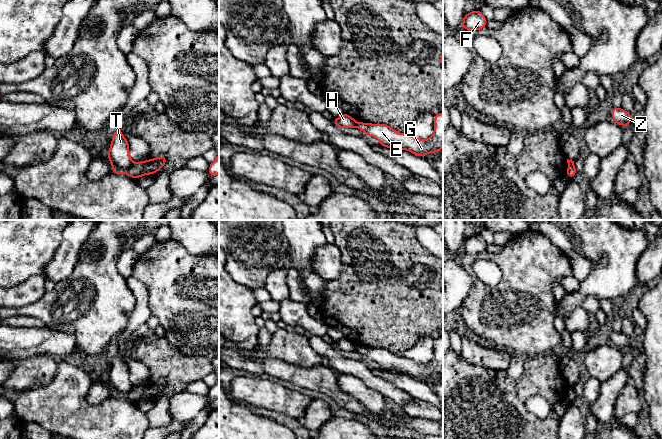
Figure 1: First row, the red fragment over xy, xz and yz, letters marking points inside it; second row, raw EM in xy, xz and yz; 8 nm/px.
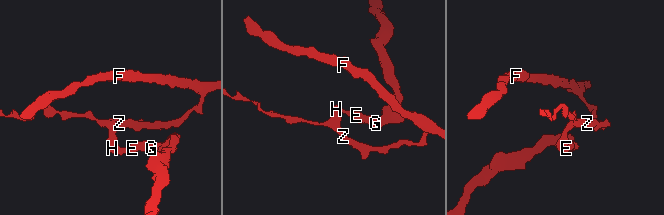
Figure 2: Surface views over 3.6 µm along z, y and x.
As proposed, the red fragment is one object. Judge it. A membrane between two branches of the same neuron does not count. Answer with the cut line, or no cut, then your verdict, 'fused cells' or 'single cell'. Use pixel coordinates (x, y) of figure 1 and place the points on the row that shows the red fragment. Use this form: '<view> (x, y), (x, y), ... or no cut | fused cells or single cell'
xy (133, 163), (127, 170) | fused cells

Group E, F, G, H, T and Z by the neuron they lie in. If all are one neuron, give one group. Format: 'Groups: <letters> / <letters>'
Groups: E G / F H T Z

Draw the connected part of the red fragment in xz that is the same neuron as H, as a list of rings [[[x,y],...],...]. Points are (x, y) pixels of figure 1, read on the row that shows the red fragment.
[[[345,113],[334,119],[333,123],[341,129],[353,128],[356,125],[356,120],[349,116],[347,113]]]

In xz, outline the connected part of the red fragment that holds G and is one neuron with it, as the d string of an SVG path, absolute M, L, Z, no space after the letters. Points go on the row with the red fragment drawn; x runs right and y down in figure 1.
M441 112L434 116L434 133L428 139L418 139L409 134L396 132L385 124L356 122L355 127L366 135L377 138L380 146L407 150L420 157L440 152L443 147L443 114Z

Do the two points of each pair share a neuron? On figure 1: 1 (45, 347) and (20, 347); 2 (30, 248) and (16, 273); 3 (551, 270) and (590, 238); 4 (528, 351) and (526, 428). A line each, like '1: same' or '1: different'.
1: same
2: same
3: different
4: different

